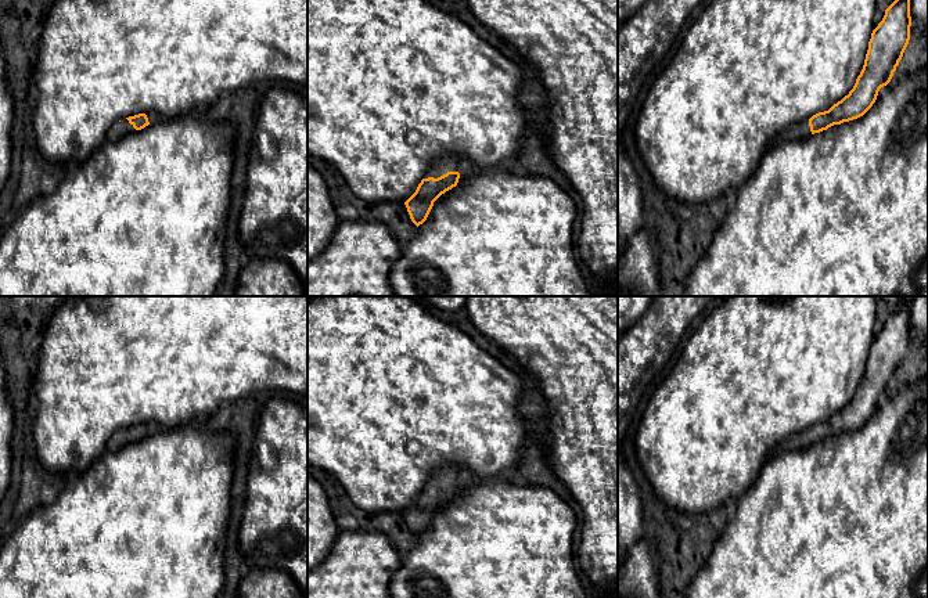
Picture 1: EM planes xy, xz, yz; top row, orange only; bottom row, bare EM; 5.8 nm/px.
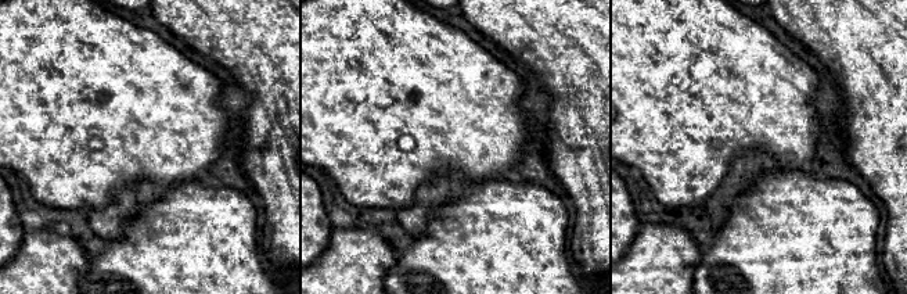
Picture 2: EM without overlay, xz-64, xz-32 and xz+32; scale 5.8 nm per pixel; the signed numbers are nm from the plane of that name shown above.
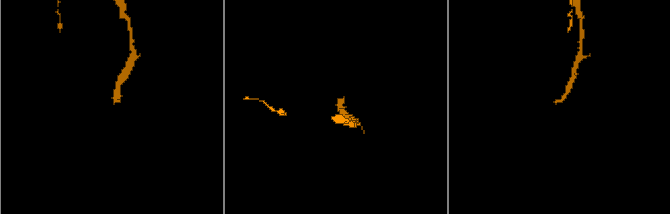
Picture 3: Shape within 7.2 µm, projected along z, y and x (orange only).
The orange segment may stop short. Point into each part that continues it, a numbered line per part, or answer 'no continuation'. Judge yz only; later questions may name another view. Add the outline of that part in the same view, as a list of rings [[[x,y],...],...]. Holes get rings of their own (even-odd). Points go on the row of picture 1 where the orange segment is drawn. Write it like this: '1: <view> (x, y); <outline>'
1: yz (802, 130); [[[809,120],[801,122],[798,125],[794,125],[783,132],[780,132],[766,147],[766,151],[769,151],[773,145],[791,141],[791,140],[803,140],[812,136]],[[765,151],[765,152],[766,152]]]

